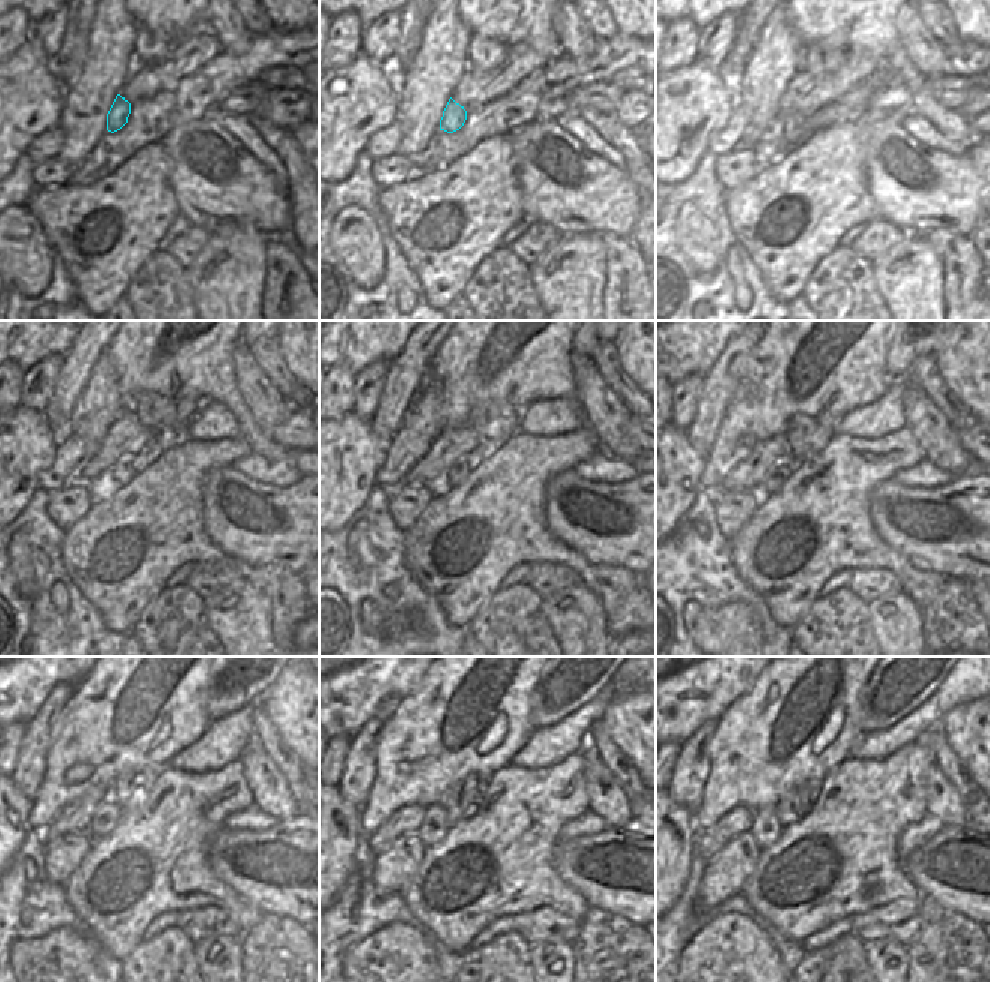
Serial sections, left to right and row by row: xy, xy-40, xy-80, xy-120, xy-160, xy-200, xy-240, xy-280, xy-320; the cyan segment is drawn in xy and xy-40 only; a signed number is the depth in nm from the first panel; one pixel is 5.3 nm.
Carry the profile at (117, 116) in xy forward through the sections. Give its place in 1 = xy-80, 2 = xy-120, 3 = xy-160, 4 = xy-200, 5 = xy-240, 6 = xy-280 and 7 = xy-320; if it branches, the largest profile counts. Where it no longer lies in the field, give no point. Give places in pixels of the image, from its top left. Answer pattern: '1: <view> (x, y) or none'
1: xy-80 (791, 126)
2: xy-120 (128, 465)
3: xy-160 (458, 473)
4: xy-200 (776, 479)
5: xy-240 (107, 814)
6: xy-280 (435, 822)
7: xy-320 (765, 829)

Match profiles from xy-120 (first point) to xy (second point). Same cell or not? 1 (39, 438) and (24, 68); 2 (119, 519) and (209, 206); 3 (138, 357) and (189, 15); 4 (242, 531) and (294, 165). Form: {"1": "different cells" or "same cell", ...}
{"1": "same cell", "2": "different cells", "3": "same cell", "4": "different cells"}

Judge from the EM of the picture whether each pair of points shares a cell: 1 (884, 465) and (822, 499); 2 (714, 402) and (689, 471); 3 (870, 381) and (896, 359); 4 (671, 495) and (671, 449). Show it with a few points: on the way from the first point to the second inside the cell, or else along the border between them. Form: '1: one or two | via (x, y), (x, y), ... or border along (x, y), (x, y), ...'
1: one | via (869, 465), (855, 467), (837, 485)
2: two | border along (684, 431), (689, 443), (705, 458)
3: two | border along (890, 336), (887, 374), (893, 381)
4: one | via (671, 483), (671, 459)

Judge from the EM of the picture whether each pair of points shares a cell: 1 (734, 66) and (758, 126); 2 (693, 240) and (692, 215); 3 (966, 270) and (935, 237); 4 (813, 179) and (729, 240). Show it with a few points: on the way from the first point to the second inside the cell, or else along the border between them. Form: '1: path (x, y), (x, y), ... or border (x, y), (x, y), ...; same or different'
1: border (755, 45), (743, 71), (732, 81); different
2: path (693, 234), (692, 221); same
3: path (960, 263), (942, 245); same
4: border (725, 201), (725, 215), (729, 227), (755, 264); different

